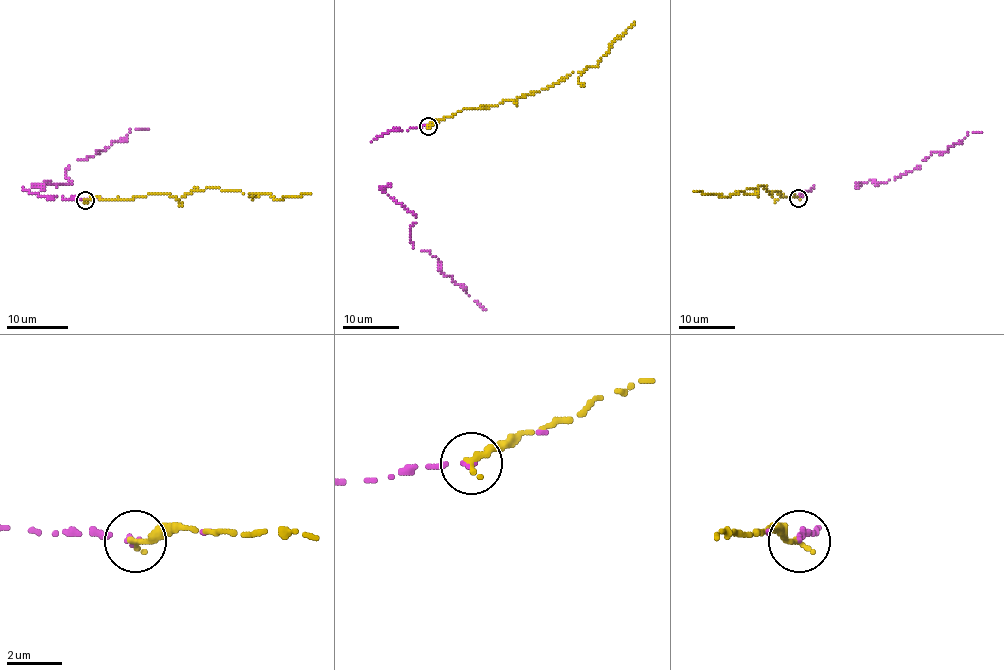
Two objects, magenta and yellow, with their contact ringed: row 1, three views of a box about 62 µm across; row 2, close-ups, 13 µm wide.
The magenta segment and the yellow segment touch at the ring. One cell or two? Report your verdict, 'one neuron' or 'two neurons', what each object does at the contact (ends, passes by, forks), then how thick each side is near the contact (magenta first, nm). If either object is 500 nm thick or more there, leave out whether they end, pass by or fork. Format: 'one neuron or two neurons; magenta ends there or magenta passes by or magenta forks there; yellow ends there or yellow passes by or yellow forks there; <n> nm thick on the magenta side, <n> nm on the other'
one neuron; magenta ends there; yellow ends there; 140 nm thick on the magenta side, 300 nm on the other

